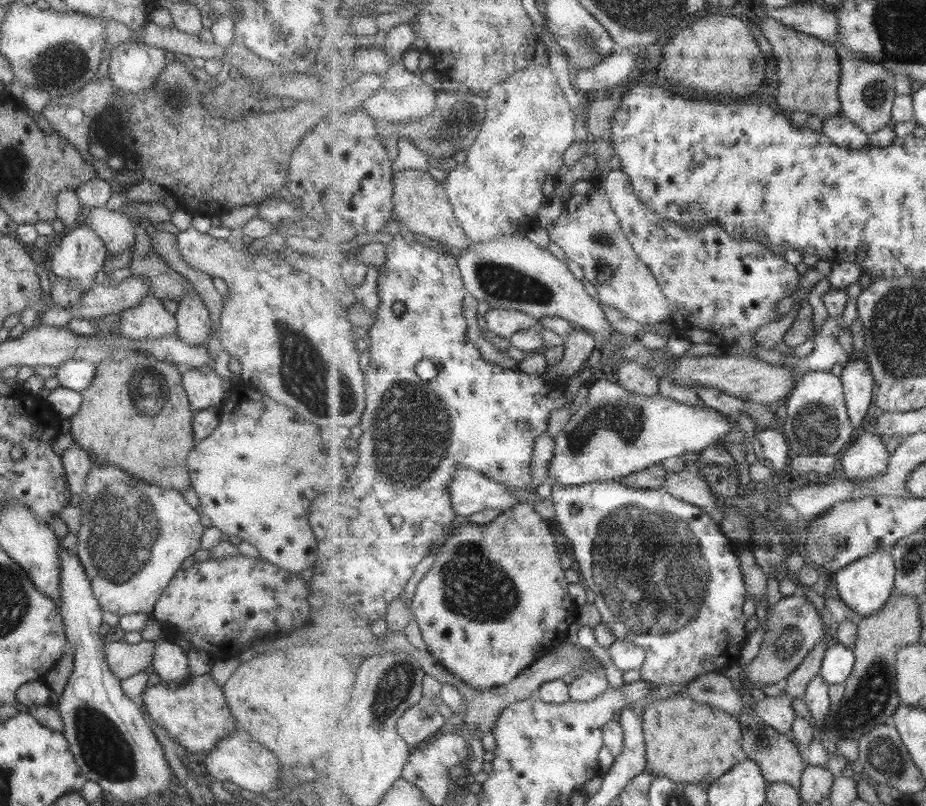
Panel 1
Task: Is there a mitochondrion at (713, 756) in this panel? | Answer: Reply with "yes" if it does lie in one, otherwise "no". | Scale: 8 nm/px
no

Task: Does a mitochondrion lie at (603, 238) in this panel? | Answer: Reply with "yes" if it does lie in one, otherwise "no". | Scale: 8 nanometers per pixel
yes

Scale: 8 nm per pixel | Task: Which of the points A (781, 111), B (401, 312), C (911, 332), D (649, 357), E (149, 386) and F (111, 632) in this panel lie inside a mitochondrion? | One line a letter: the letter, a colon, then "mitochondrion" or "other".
A: other
B: other
C: mitochondrion
D: other
E: mitochondrion
F: other

